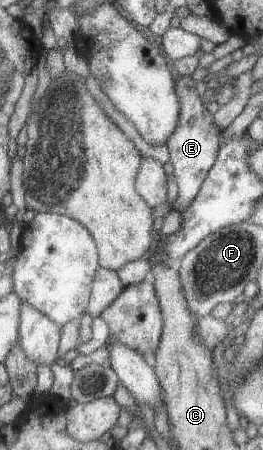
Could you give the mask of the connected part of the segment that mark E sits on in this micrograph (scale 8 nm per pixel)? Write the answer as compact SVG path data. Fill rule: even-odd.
M190 75L176 76L175 90L180 100L180 117L177 130L168 140L170 163L172 163L175 181L178 183L179 194L176 198L175 210L182 213L200 193L204 180L217 160L222 131L213 120L213 115L207 110Z

